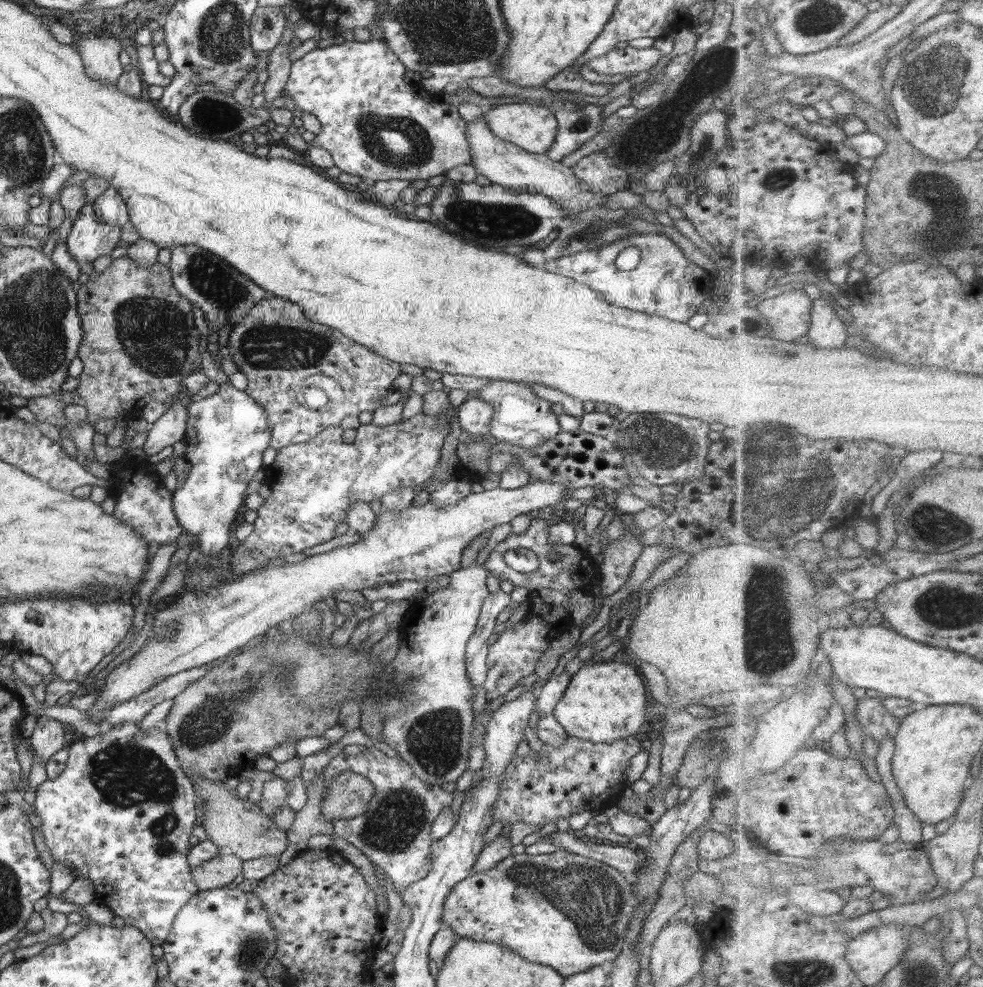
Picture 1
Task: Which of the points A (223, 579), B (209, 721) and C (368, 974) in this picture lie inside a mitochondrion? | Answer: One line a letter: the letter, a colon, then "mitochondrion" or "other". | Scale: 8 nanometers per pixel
A: other
B: mitochondrion
C: other

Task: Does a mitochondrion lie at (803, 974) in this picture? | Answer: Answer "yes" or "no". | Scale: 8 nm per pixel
yes

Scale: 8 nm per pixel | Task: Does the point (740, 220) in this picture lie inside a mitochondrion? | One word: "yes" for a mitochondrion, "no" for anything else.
no

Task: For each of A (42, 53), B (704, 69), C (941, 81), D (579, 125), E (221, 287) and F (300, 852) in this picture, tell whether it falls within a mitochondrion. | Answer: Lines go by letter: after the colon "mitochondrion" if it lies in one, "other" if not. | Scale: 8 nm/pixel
A: other
B: mitochondrion
C: mitochondrion
D: mitochondrion
E: mitochondrion
F: other

